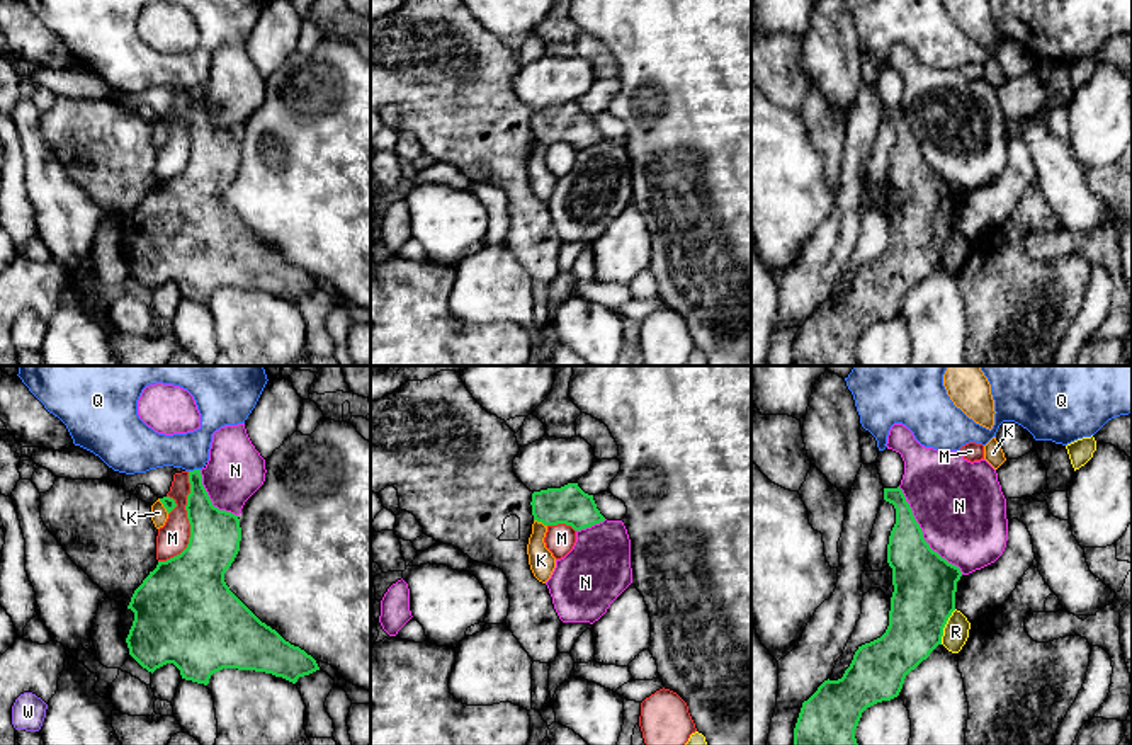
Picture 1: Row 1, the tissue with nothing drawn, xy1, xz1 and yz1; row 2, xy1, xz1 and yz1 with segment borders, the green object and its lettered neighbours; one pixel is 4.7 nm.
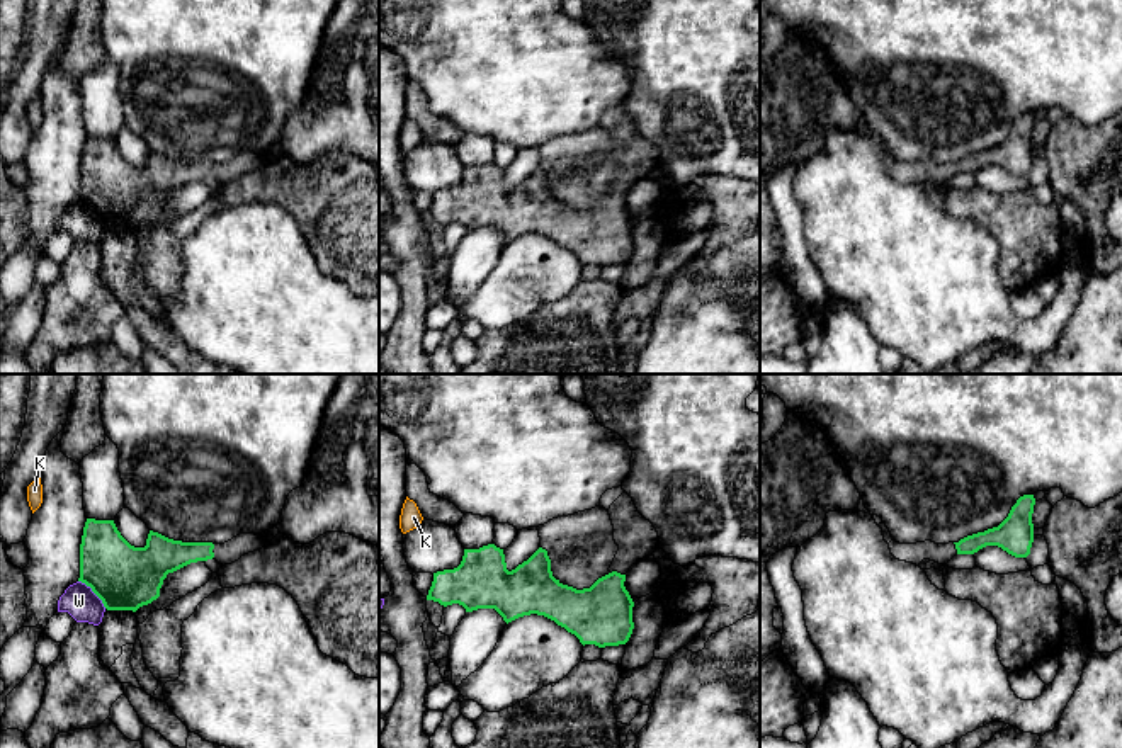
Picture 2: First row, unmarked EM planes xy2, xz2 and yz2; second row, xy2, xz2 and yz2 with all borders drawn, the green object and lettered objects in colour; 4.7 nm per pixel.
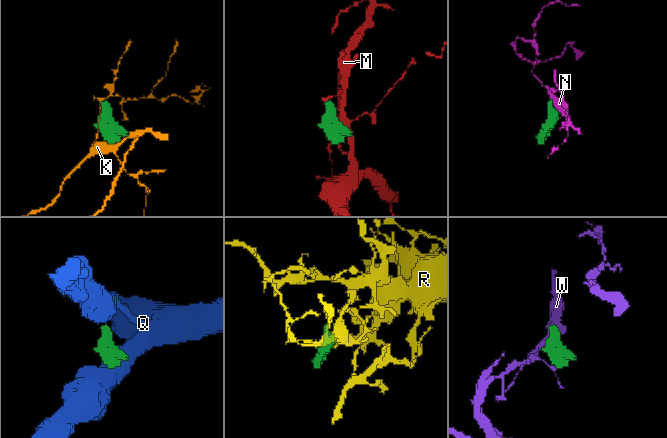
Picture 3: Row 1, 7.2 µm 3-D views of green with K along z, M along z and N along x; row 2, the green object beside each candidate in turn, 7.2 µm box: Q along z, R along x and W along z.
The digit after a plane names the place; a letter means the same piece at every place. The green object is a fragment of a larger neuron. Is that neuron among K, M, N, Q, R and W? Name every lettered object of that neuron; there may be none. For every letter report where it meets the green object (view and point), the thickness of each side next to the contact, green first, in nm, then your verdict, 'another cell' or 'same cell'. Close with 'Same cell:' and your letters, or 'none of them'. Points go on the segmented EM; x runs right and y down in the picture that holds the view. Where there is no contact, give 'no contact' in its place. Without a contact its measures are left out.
K: meets green in xz1 at (541, 521); 180 nm thick on the green side, 120 nm on the other; another cell
M: meets green in xy1 at (189, 523); 260 nm thick on the green side, 150 nm on the other; another cell
N: meets green in yz1 at (922, 534); 300 nm thick on the green side, 420 nm on the other; another cell
Q: meets green in xy1 at (194, 470); 160 nm thick on the green side, 190 nm on the other; another cell
R: meets green in yz1 at (944, 626); 300 nm thick on the green side, 120 nm on the other; another cell
W: meets green in xy2 at (92, 590); 300 nm thick on the green side, 160 nm on the other; another cell
Same cell: none of them

